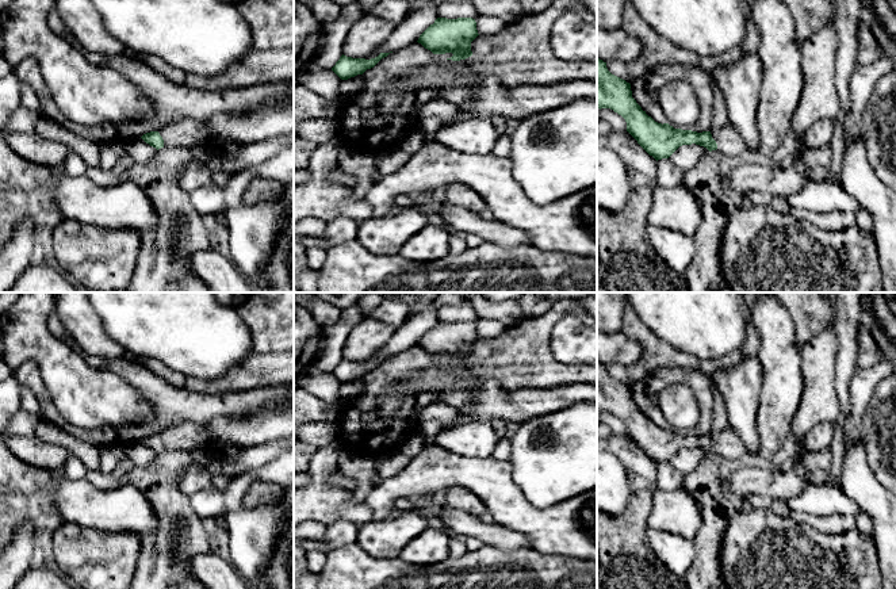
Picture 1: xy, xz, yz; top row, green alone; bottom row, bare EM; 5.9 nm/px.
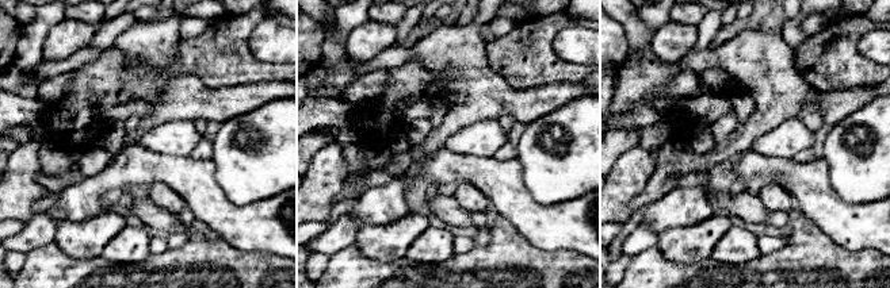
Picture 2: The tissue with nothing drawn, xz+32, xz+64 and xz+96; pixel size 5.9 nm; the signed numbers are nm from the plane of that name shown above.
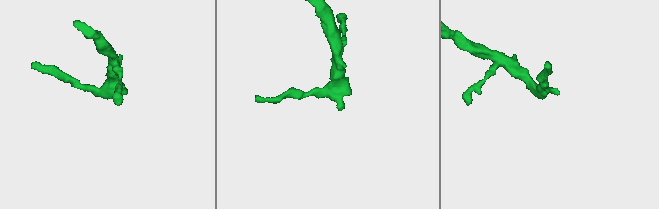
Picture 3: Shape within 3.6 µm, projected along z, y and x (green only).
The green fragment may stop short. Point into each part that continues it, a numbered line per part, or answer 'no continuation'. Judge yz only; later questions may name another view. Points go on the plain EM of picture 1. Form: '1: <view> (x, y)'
1: yz (728, 444)

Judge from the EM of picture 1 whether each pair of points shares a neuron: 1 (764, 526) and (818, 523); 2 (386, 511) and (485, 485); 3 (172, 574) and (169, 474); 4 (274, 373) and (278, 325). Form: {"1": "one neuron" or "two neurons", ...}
{"1": "two neurons", "2": "one neuron", "3": "one neuron", "4": "two neurons"}

